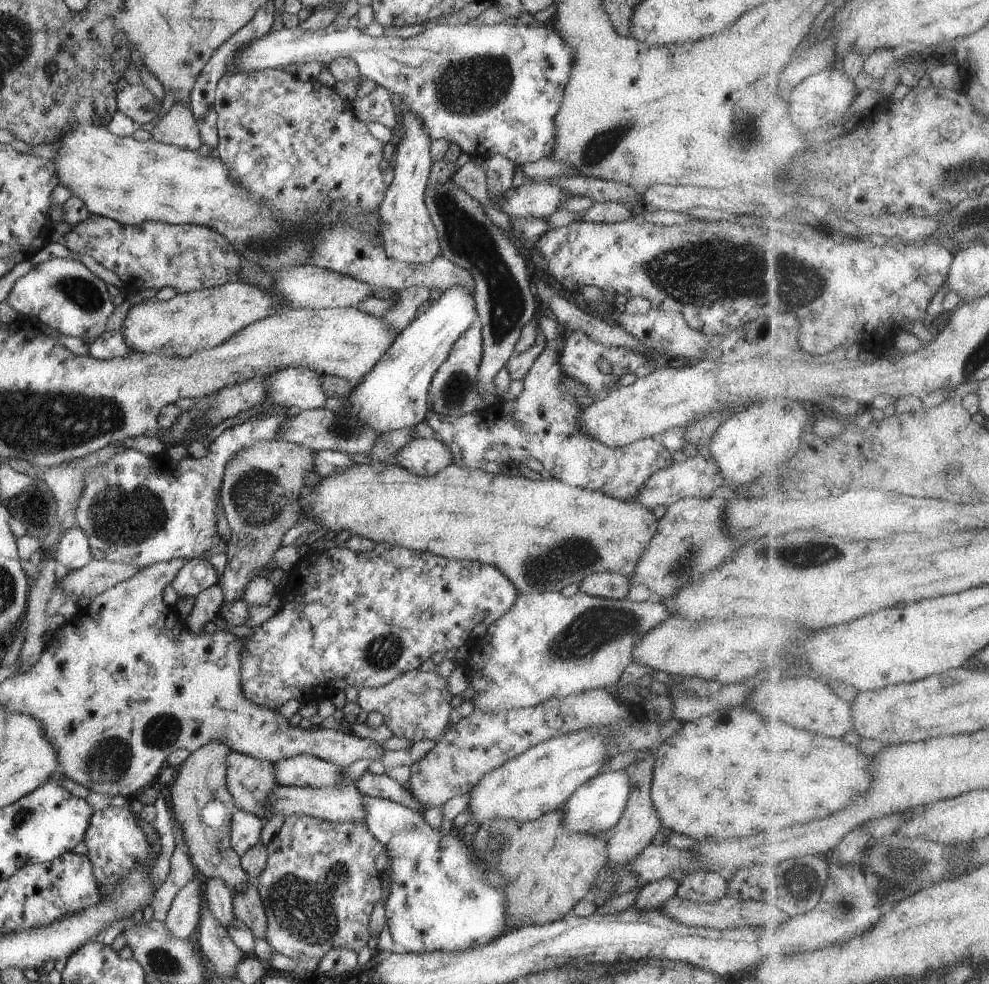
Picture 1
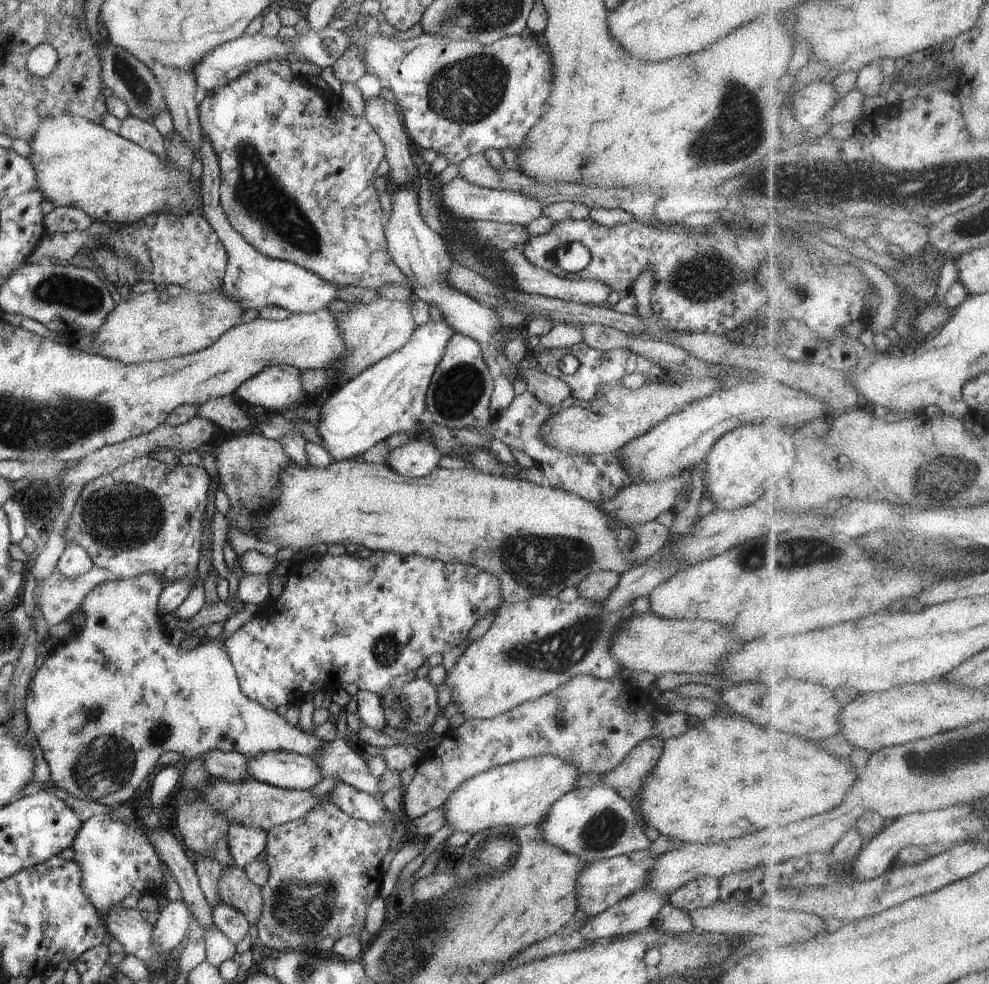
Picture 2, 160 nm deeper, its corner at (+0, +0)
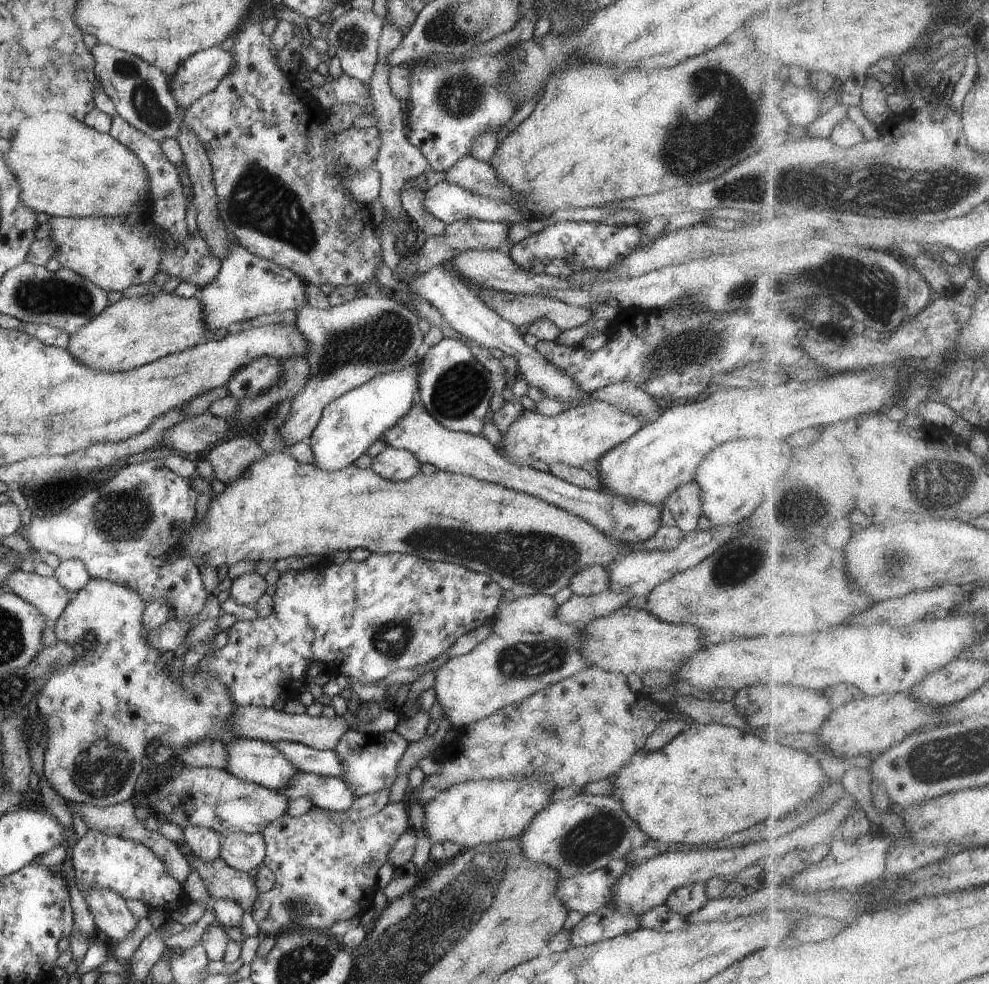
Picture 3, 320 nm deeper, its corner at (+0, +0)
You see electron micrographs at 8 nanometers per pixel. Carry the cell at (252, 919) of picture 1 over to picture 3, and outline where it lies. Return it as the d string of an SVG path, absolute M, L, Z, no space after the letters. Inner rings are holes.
M176 842L182 854L185 854L189 860L192 871L197 870L199 877L203 880L205 888L210 896L216 899L230 899L237 902L245 912L251 912L252 903L259 895L259 890L255 885L255 880L248 873L237 871L235 868L229 867L228 864L219 856L213 861L207 861L191 852L190 847L184 842L181 845Z

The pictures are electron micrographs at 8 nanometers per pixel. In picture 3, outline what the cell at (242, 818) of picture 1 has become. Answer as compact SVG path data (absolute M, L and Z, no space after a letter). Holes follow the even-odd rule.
M238 831L222 837L219 857L237 871L248 873L258 868L265 856L265 840L260 833L249 835Z

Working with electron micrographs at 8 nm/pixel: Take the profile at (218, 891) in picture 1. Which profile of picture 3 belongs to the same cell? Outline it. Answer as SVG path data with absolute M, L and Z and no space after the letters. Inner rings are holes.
M190 825L183 828L184 842L194 855L213 861L221 851L222 836L206 827Z

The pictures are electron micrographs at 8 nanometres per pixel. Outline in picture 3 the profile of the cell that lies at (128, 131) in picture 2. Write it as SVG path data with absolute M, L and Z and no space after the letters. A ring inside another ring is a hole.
M117 114L112 117L110 136L129 148L140 159L140 162L146 167L149 175L149 190L152 196L153 208L150 219L166 234L176 241L179 245L188 238L186 228L186 195L183 193L183 184L180 182L179 170L167 159L162 152L160 143L153 138L146 136L143 132L130 126L121 116Z

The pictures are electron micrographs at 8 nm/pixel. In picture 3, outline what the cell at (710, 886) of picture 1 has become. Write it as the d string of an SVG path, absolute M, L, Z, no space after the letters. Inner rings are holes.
M690 883L673 890L664 904L675 913L687 917L699 911L708 901L705 884Z

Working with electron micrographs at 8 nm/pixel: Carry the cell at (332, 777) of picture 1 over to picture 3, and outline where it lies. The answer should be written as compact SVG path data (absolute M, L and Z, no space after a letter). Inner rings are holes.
M236 737L225 744L225 751L227 752L227 763L224 768L226 772L247 783L254 783L264 788L268 787L280 791L296 773L299 773L297 768L273 743Z

